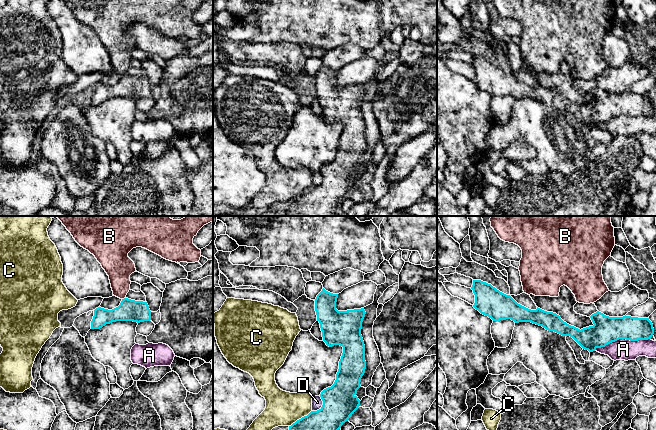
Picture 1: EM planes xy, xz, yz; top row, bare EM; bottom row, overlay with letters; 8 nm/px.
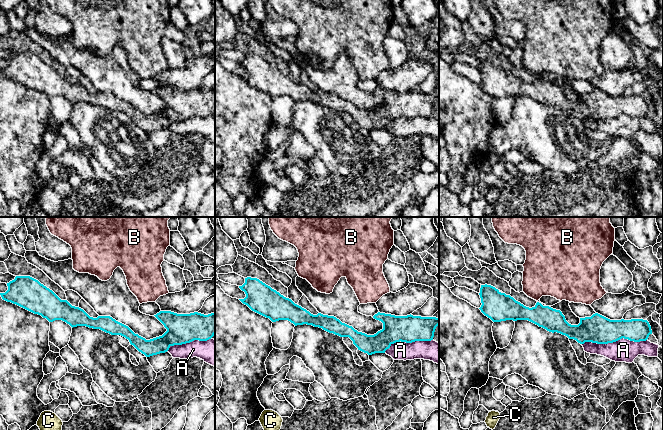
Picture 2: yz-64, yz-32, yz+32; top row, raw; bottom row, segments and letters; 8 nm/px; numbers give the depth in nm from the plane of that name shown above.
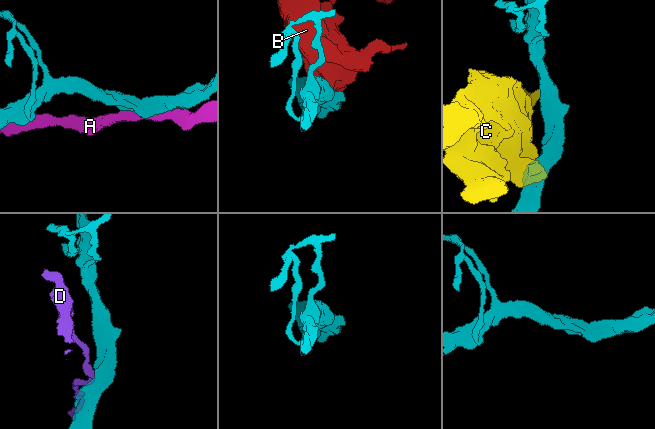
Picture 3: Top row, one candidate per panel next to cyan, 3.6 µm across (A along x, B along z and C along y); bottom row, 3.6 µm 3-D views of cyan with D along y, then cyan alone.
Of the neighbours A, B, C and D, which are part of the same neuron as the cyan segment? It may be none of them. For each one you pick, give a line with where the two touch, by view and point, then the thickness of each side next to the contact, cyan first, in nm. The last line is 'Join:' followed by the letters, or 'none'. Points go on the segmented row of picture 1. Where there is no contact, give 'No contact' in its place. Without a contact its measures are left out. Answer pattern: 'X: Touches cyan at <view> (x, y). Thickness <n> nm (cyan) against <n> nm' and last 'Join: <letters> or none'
Join: none

